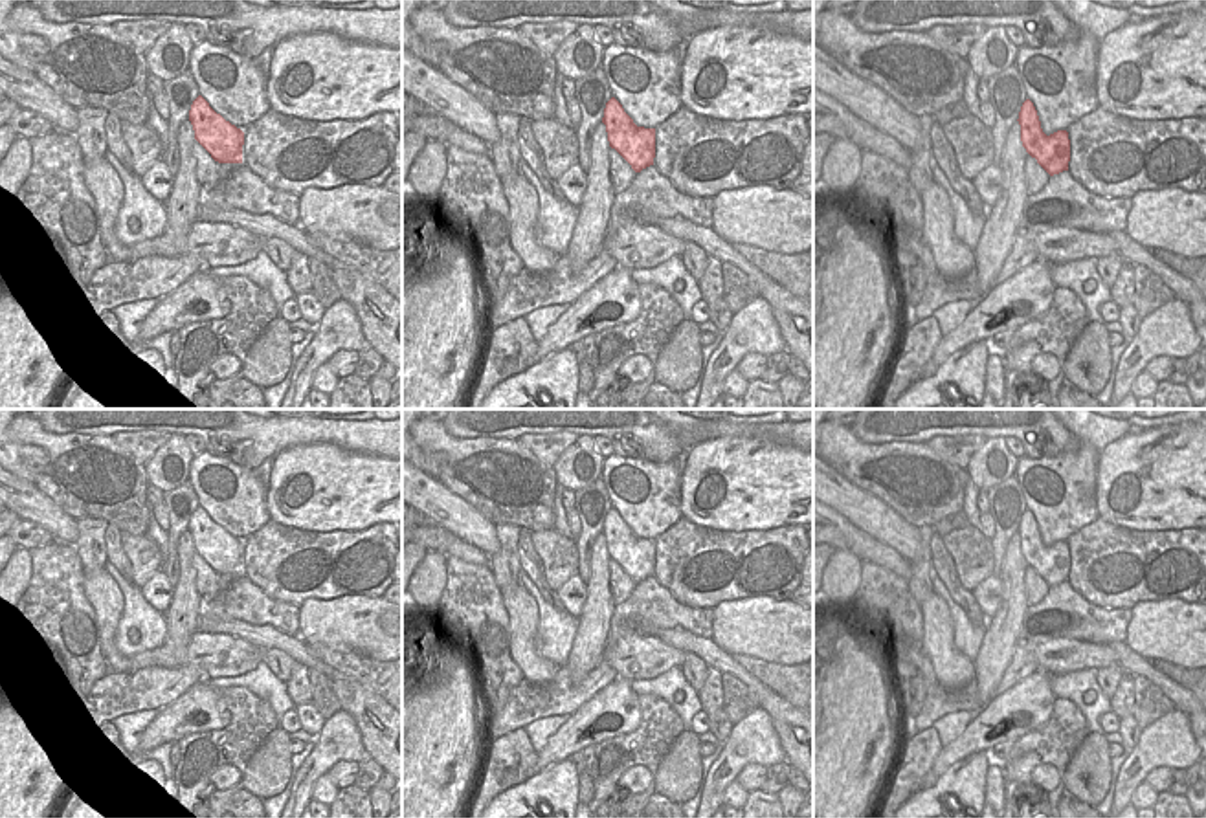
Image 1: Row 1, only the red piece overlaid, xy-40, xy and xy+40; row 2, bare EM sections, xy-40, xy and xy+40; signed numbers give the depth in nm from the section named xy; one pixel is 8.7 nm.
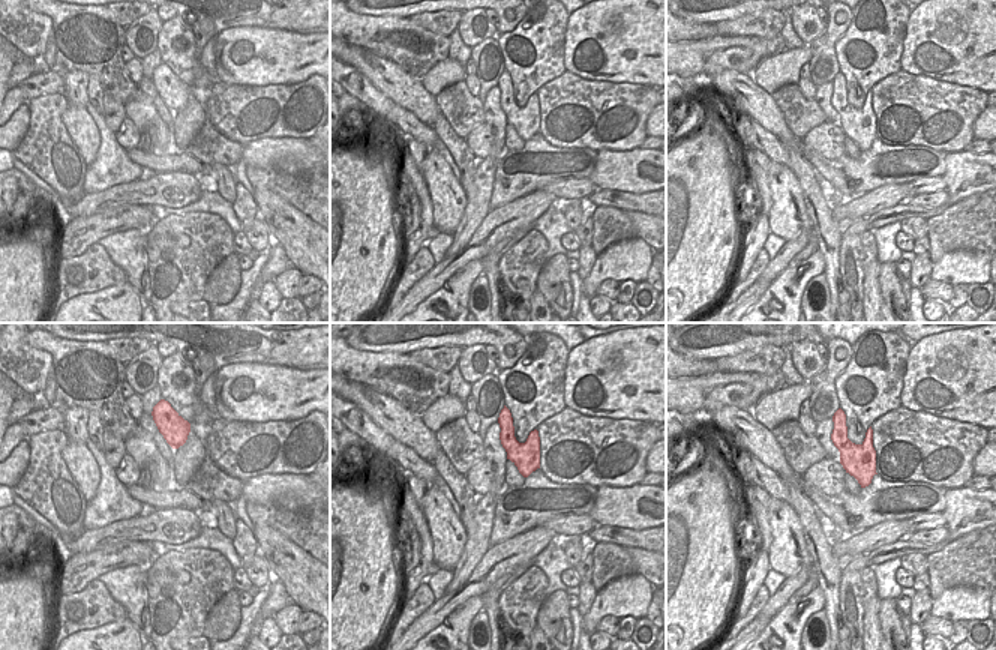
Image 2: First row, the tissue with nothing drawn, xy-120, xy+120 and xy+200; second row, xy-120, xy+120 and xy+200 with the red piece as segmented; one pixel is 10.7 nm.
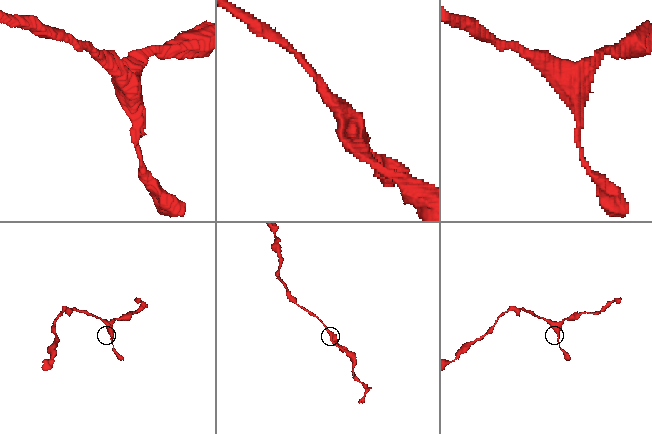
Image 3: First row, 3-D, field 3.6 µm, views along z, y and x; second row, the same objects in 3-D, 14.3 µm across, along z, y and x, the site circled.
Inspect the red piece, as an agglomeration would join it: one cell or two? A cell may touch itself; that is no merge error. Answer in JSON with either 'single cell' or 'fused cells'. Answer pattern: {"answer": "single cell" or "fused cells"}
{"answer": "fused cells"}

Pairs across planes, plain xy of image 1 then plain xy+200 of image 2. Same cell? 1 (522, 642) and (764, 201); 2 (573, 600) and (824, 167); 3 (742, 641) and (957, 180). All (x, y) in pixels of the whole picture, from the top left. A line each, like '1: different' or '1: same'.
1: different
2: different
3: same

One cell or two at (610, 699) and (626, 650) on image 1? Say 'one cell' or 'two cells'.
two cells

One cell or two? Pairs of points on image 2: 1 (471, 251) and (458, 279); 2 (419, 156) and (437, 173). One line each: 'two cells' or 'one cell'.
1: two cells
2: two cells

